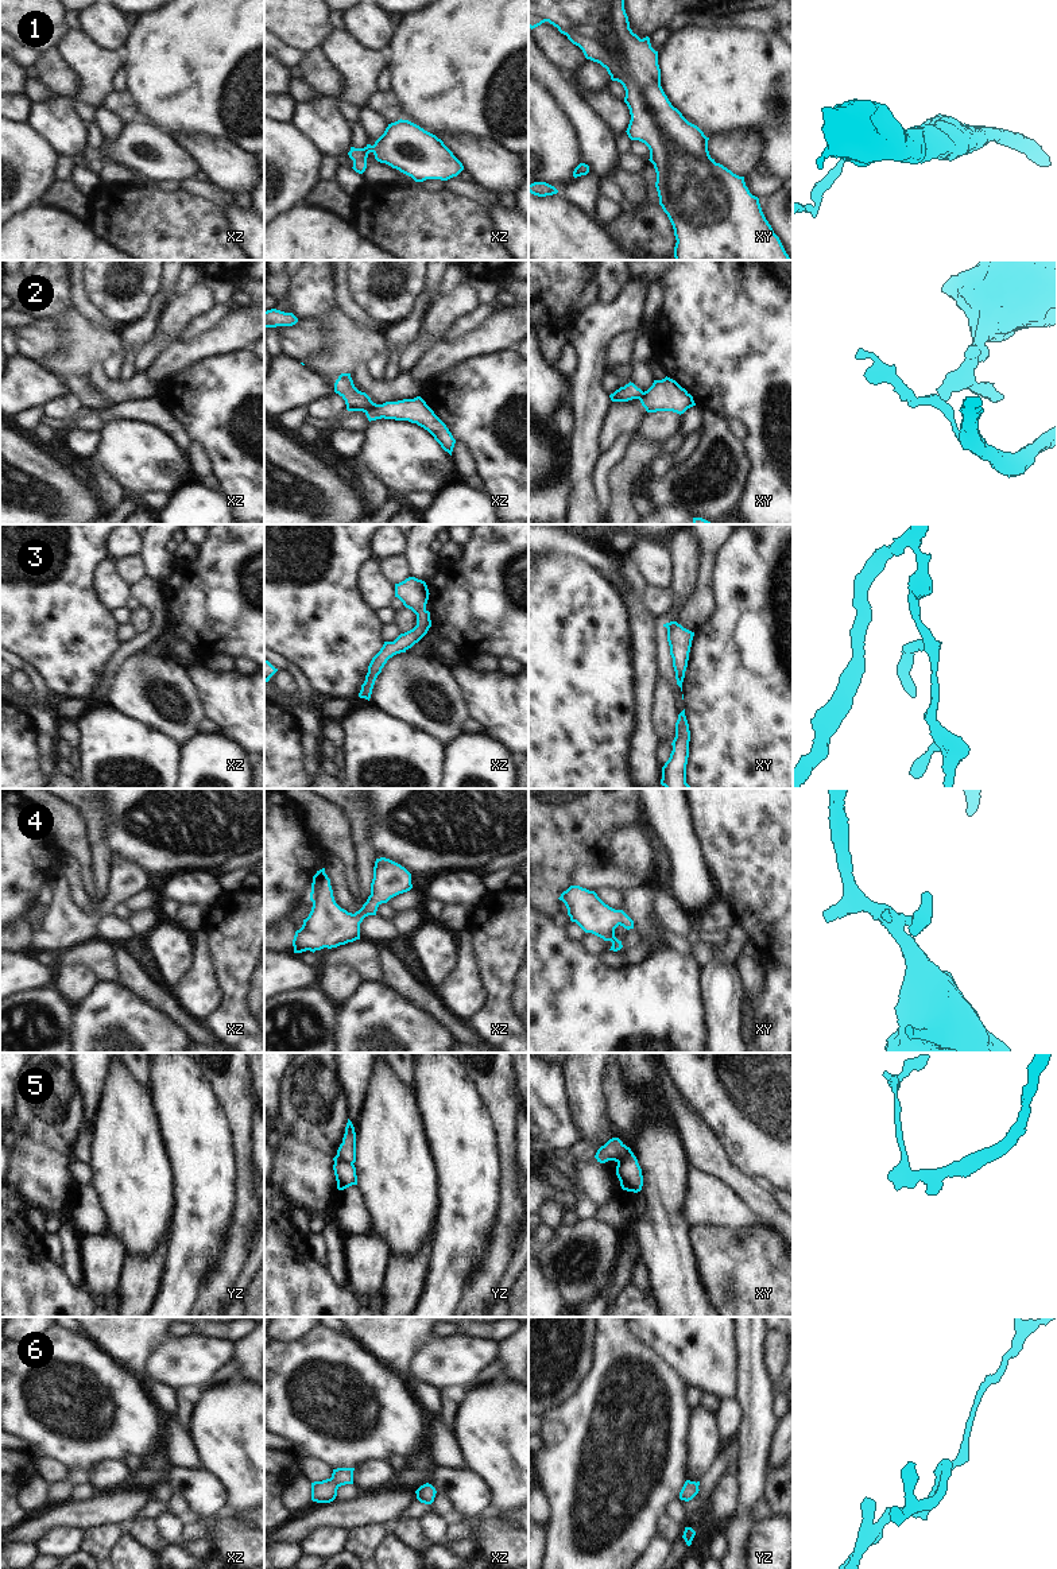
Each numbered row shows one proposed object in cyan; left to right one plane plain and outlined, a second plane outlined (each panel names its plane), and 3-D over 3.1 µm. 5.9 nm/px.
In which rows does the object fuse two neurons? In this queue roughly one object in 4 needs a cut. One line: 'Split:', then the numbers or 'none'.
Split: 2, 5

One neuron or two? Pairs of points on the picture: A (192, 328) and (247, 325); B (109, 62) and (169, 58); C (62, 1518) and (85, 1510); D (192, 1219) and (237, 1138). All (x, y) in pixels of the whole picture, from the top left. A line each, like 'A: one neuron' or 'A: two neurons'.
A: two neurons
B: two neurons
C: one neuron
D: two neurons

